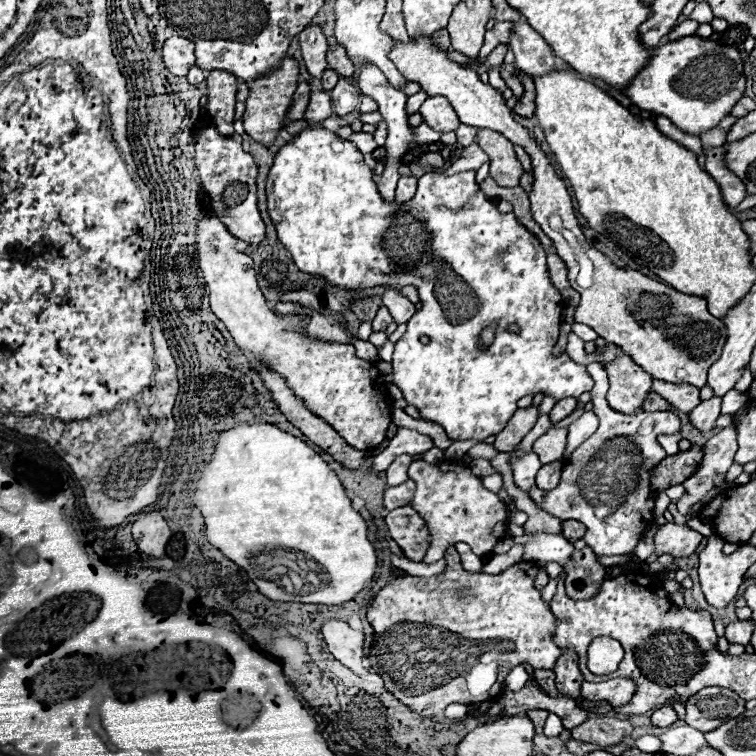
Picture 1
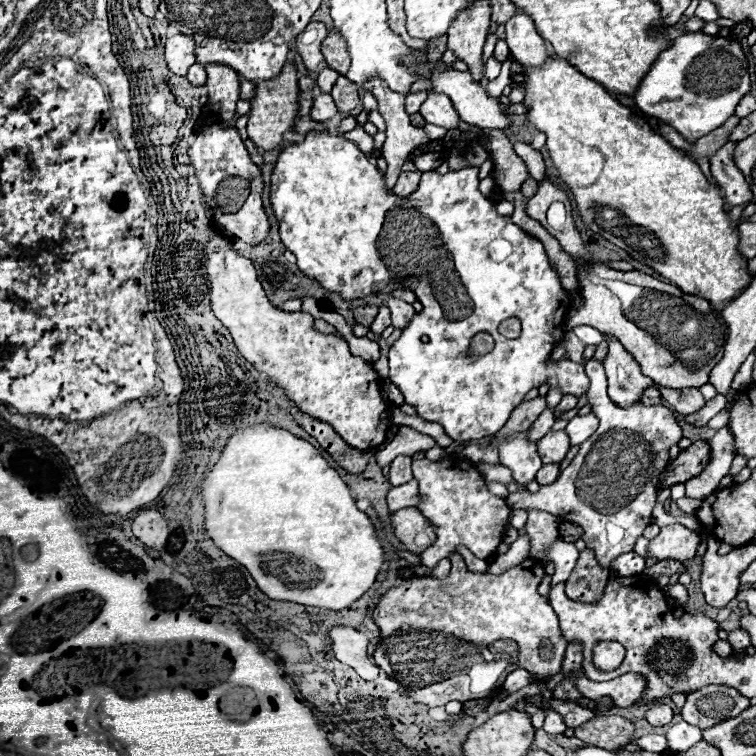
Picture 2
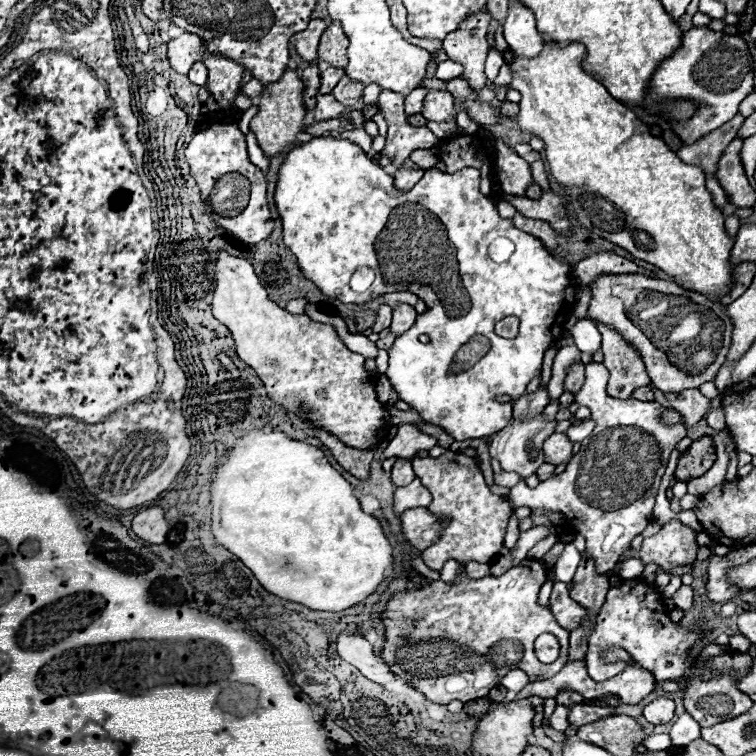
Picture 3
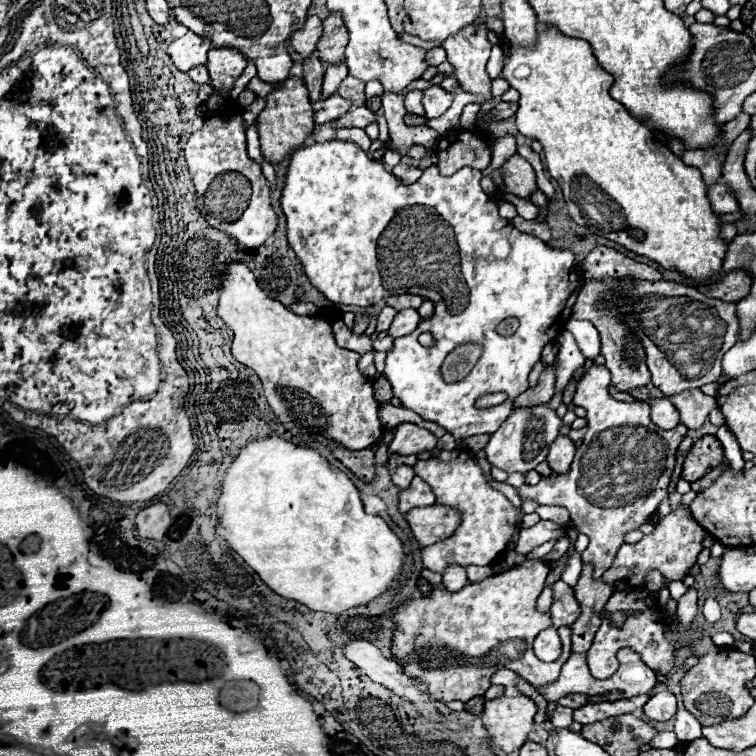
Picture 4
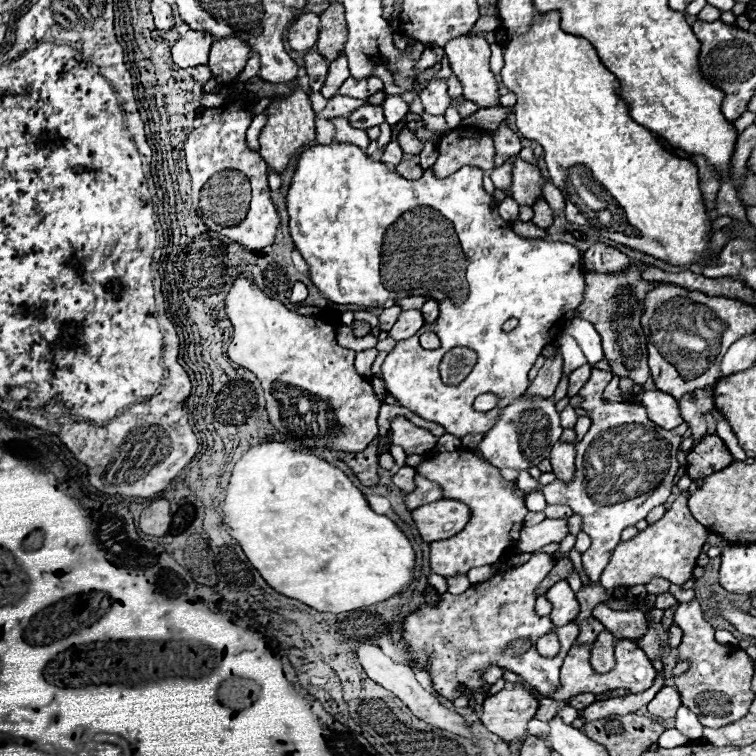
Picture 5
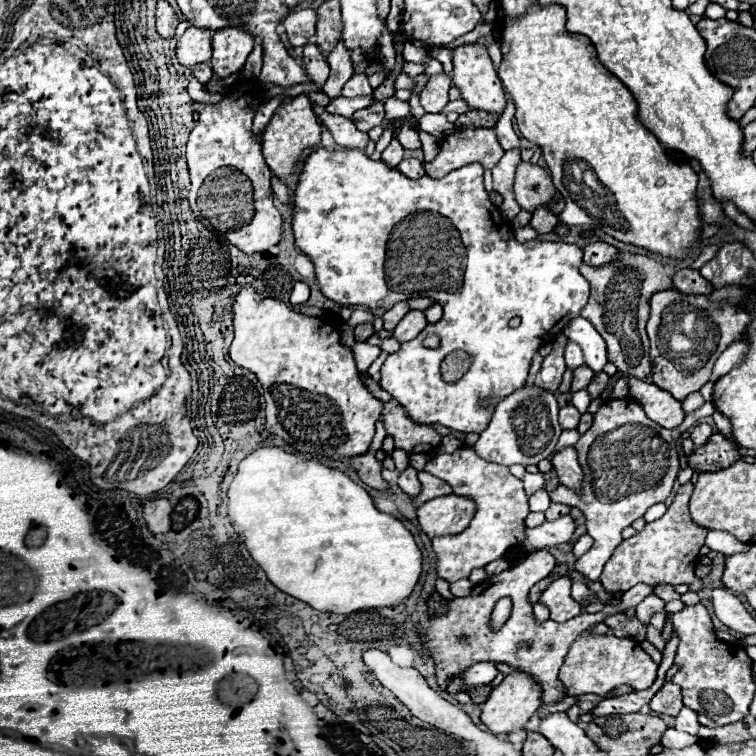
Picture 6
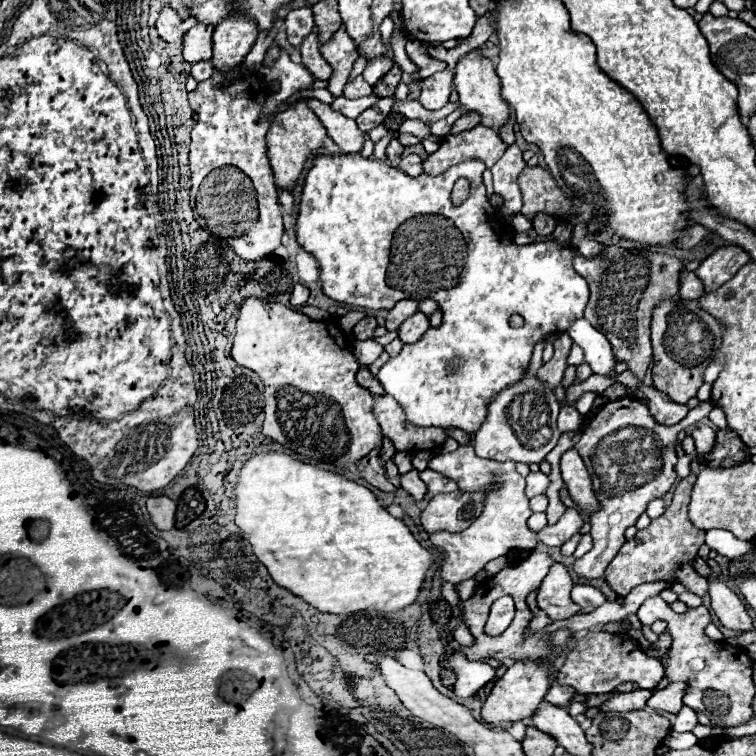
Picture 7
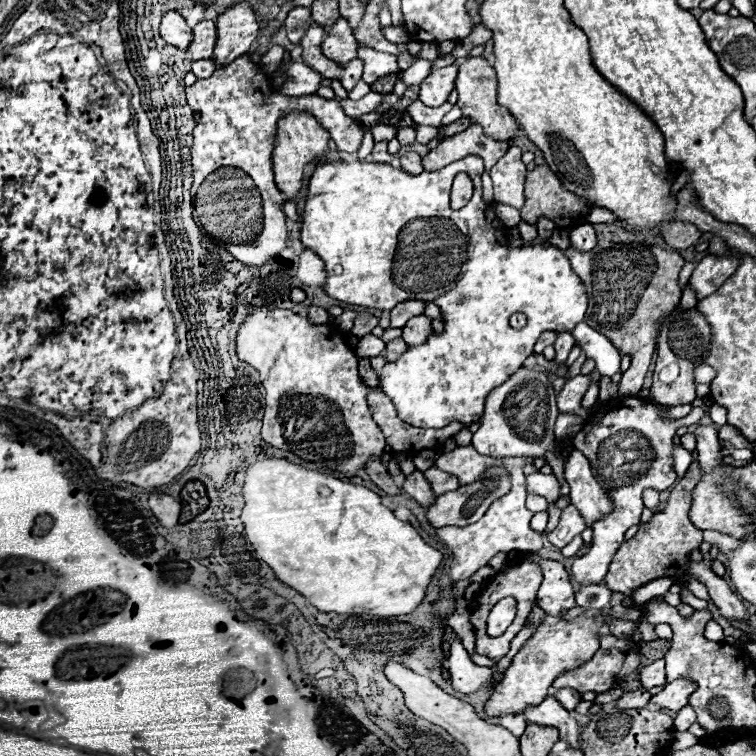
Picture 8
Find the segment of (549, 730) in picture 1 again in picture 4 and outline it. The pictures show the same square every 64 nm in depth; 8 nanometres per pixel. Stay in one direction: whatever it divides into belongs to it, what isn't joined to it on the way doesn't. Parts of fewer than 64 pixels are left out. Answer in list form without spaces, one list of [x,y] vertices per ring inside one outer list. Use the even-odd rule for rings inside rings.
[[[558,706],[556,710],[554,710],[554,714],[552,714],[552,724],[556,726],[556,728],[568,728],[574,720],[572,720],[572,712],[574,710],[570,710],[570,708],[562,708],[562,706]]]

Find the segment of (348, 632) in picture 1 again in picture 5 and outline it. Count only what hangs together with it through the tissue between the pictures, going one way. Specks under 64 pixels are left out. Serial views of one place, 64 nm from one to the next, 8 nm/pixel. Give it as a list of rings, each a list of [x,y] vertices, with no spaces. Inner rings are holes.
[[[368,642],[360,644],[360,646],[354,650],[354,654],[356,654],[360,666],[364,668],[364,672],[368,674],[368,678],[374,680],[374,682],[378,682],[380,686],[384,686],[384,688],[390,690],[392,694],[396,694],[402,702],[406,702],[406,706],[408,706],[420,720],[424,720],[424,722],[428,722],[428,724],[432,724],[432,726],[436,726],[436,728],[448,730],[448,732],[452,732],[452,734],[460,734],[460,736],[464,736],[464,738],[476,738],[476,736],[470,732],[470,726],[464,722],[464,718],[462,718],[460,714],[456,714],[452,708],[444,708],[444,706],[438,702],[436,694],[424,690],[424,688],[416,682],[416,676],[414,676],[414,672],[410,670],[410,666],[392,662],[388,656],[382,654],[382,650],[380,650],[378,646],[368,644]]]

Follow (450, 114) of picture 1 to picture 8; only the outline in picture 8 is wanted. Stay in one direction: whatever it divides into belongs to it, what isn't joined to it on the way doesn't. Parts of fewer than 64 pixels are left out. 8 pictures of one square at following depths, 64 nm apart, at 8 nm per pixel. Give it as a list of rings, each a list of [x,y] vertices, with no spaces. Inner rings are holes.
[[[452,64],[452,66],[446,66],[446,68],[432,72],[420,84],[420,100],[430,108],[442,106],[448,100],[450,92],[454,90],[456,74],[458,74],[458,64]]]

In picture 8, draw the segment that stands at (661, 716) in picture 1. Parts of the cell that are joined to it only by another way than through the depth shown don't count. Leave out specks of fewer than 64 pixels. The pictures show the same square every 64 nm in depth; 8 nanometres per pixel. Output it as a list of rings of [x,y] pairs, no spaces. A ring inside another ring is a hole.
[[[680,678],[680,680],[674,680],[674,682],[668,682],[664,686],[664,690],[656,696],[652,696],[652,704],[658,704],[660,708],[668,708],[668,710],[674,710],[678,712],[682,706],[686,706],[686,698],[696,690],[694,682],[686,680],[686,678]]]

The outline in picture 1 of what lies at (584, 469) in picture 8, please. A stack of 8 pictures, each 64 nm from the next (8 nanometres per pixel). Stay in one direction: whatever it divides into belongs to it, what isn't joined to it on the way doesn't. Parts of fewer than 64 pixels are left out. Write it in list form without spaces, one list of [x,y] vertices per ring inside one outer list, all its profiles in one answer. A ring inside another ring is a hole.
[[[552,426],[534,442],[532,452],[538,454],[542,464],[550,464],[554,460],[560,460],[564,454],[564,448],[566,448],[566,436],[568,436],[566,428]]]

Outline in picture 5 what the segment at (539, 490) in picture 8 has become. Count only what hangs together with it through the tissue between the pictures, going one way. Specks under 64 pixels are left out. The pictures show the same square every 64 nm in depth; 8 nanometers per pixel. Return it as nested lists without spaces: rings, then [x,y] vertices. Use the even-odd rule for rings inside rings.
[[[530,468],[528,472],[518,472],[518,476],[516,476],[516,480],[514,480],[514,484],[518,484],[518,488],[520,488],[524,494],[538,486],[536,480],[540,480],[540,474],[542,474],[538,468]]]

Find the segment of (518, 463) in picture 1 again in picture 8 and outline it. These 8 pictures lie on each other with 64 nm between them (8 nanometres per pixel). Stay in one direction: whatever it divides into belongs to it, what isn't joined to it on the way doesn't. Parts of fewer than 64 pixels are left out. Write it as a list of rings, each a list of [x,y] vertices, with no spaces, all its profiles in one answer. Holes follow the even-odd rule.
[[[520,368],[510,380],[494,388],[486,398],[480,428],[474,432],[474,448],[492,458],[544,458],[556,444],[554,422],[558,416],[556,394],[544,372]]]

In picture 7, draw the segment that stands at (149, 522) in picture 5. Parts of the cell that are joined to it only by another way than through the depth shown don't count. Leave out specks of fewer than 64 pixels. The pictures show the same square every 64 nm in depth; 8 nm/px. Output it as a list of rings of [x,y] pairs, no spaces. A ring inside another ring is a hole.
[[[156,496],[146,502],[146,510],[150,514],[152,524],[158,530],[170,530],[174,528],[174,512],[176,512],[176,502],[172,502],[166,496]]]

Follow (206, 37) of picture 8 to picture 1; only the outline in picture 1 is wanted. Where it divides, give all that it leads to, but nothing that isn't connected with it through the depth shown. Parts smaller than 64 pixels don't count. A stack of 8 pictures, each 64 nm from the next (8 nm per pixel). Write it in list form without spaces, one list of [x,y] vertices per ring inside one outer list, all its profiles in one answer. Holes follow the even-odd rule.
[[[174,34],[164,42],[162,60],[166,70],[170,70],[174,76],[186,76],[194,66],[194,44],[188,38]]]

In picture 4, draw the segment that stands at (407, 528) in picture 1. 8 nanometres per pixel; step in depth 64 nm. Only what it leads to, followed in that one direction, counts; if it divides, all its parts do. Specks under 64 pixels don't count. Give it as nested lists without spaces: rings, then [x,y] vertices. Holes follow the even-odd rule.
[[[424,506],[424,508],[408,510],[406,522],[412,530],[414,540],[422,548],[426,548],[430,544],[448,538],[456,530],[460,522],[460,514],[446,506]]]

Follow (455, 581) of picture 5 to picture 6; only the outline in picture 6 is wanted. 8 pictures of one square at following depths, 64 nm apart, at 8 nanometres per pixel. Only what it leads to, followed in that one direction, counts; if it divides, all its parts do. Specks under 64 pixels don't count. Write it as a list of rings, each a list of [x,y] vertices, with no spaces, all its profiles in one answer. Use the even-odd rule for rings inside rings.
[[[458,580],[456,584],[450,584],[450,592],[454,596],[468,596],[472,588],[474,588],[474,584],[470,580]]]

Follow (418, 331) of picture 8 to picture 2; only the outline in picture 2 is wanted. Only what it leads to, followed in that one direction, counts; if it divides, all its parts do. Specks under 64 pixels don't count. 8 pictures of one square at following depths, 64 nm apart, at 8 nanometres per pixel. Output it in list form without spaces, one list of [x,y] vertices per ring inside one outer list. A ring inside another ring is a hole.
[[[388,298],[386,300],[386,306],[390,308],[390,314],[392,314],[392,324],[396,328],[404,328],[412,316],[416,314],[416,310],[412,308],[412,304],[404,302],[404,300],[398,300],[398,298]]]

